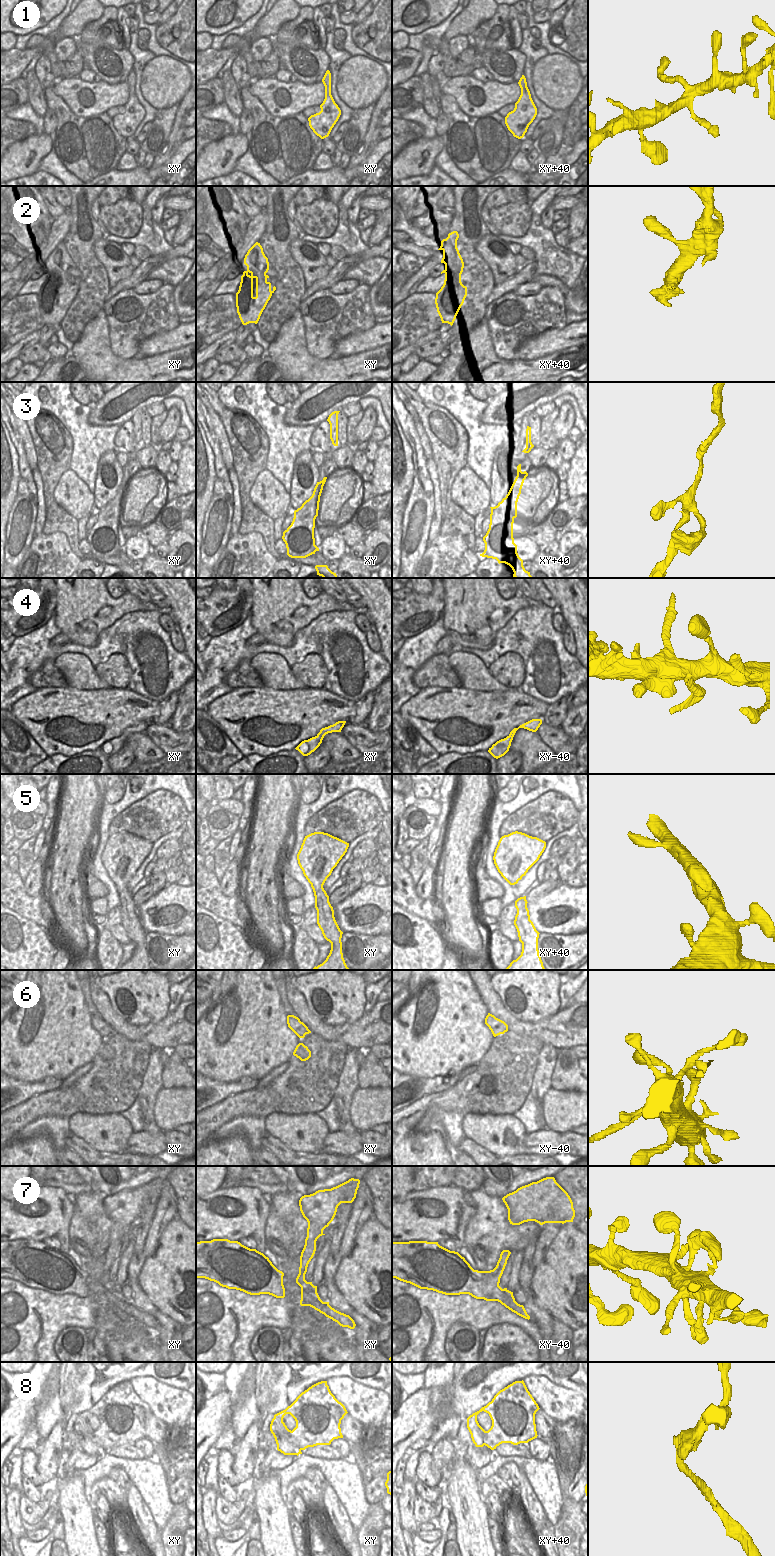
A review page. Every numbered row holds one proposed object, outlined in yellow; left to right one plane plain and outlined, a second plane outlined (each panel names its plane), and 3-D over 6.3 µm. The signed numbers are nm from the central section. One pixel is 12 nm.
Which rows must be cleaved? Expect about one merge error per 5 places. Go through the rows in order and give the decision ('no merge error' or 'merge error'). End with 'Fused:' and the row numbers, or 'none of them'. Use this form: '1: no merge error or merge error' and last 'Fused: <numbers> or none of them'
1: no merge error
2: no merge error
3: no merge error
4: no merge error
5: no merge error
6: no merge error
7: no merge error
8: no merge error
Fused: none of them

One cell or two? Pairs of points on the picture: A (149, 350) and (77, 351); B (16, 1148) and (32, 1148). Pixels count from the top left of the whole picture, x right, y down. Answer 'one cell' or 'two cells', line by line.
A: two cells
B: one cell

